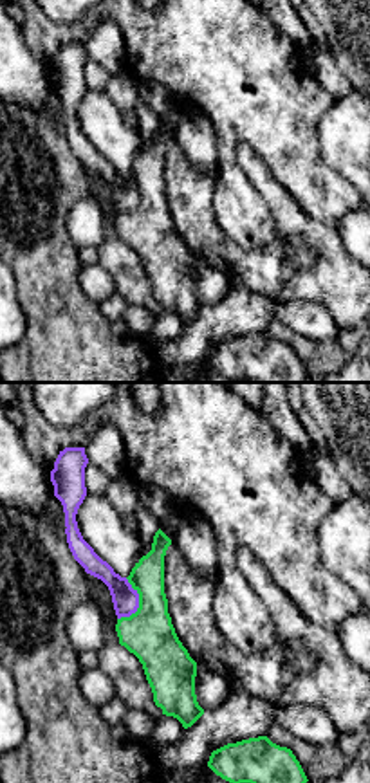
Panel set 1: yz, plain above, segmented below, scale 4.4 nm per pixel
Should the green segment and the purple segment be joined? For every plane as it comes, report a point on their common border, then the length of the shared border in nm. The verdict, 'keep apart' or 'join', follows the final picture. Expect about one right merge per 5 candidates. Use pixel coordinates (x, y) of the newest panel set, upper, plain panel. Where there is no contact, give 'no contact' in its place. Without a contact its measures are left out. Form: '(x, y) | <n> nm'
(139, 199) | 200 nm

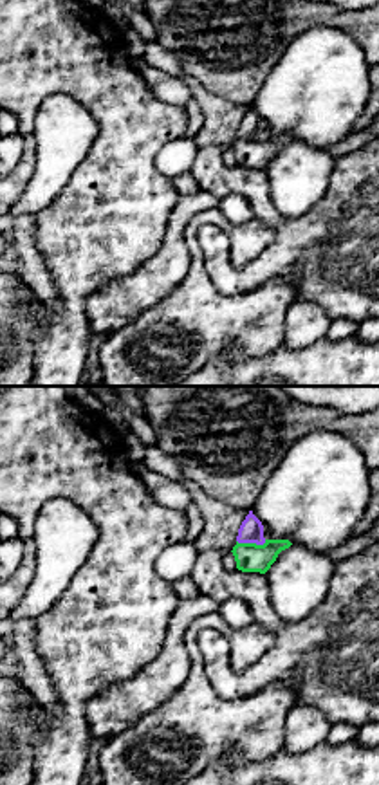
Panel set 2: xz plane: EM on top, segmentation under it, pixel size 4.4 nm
(251, 139) | 140 nm

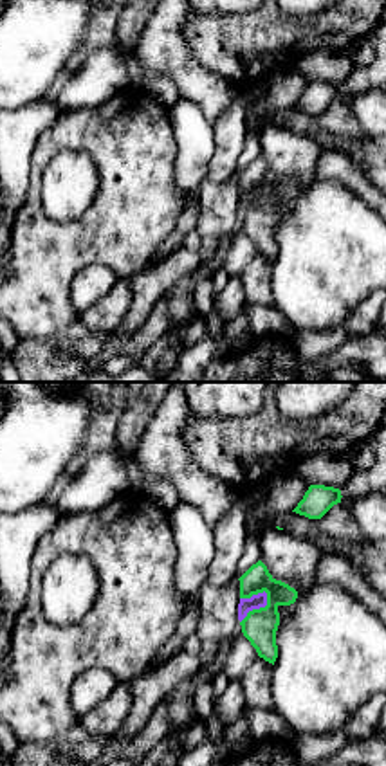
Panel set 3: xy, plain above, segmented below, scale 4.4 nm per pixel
(260, 204) | 190 nm

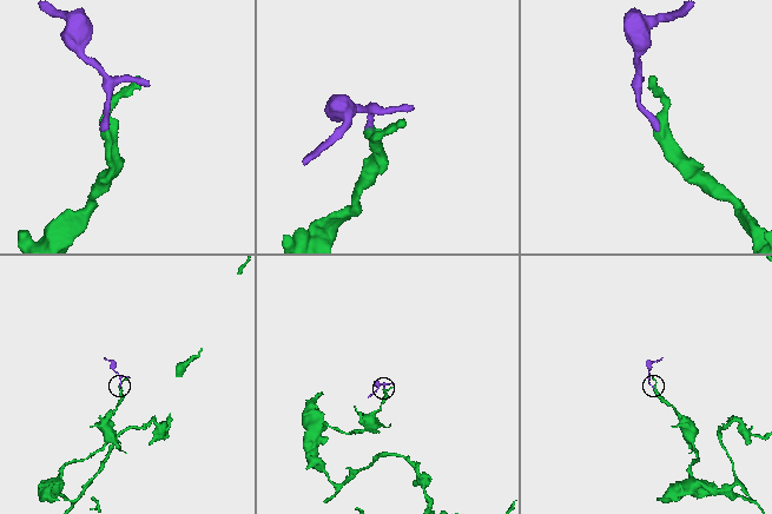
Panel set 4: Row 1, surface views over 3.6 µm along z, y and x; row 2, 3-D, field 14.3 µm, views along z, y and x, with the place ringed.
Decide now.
keep apart

